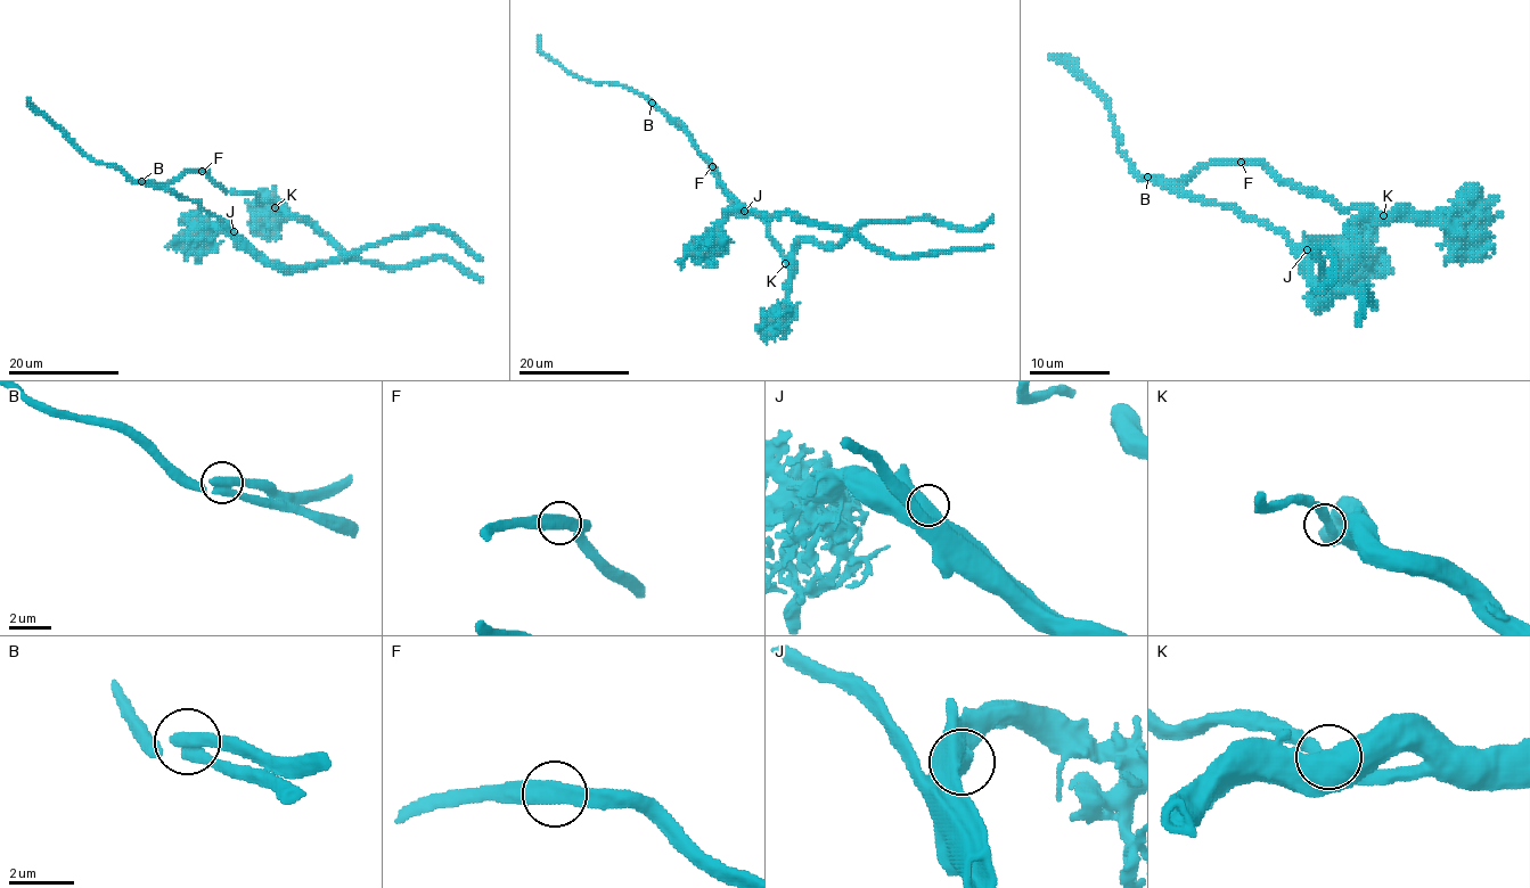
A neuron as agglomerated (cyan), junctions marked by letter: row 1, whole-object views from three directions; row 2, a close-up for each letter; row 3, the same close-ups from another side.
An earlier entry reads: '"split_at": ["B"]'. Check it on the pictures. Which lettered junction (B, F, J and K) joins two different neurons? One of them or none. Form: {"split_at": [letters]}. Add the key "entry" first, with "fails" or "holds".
{"entry": "holds", "split_at": ["B"]}

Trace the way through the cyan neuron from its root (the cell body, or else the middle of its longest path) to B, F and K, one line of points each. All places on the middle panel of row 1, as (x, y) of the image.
B: (734, 197), (687, 131), (652, 103)
F: (734, 197), (687, 131), (673, 120), (712, 165)
K: (734, 197), (759, 212), (795, 214), (851, 231), (835, 246), (802, 241), (785, 263)

